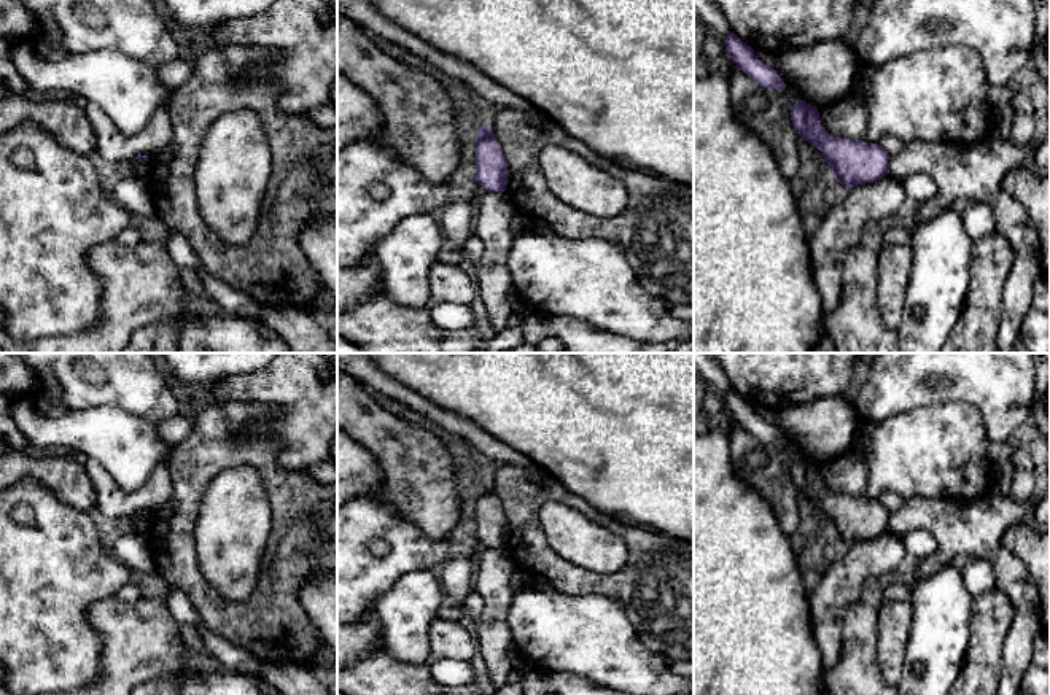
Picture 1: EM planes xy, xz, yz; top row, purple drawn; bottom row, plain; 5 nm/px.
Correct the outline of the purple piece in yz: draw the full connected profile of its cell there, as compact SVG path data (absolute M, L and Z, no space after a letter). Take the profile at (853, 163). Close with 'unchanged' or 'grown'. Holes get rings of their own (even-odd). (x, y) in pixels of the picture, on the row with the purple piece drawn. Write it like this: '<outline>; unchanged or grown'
M805 100L791 107L791 121L797 134L822 153L846 189L888 175L891 156L878 143L830 135L821 124L818 108Z; unchanged

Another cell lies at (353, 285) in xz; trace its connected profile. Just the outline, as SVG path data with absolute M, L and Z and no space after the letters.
M371 261L360 267L337 267L337 310L350 309L383 285L383 269Z

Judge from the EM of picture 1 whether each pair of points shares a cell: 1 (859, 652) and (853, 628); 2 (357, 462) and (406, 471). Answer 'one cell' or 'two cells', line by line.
1: one cell
2: two cells

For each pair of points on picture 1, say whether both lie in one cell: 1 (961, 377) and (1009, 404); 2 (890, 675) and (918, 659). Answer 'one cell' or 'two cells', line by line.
1: one cell
2: two cells

